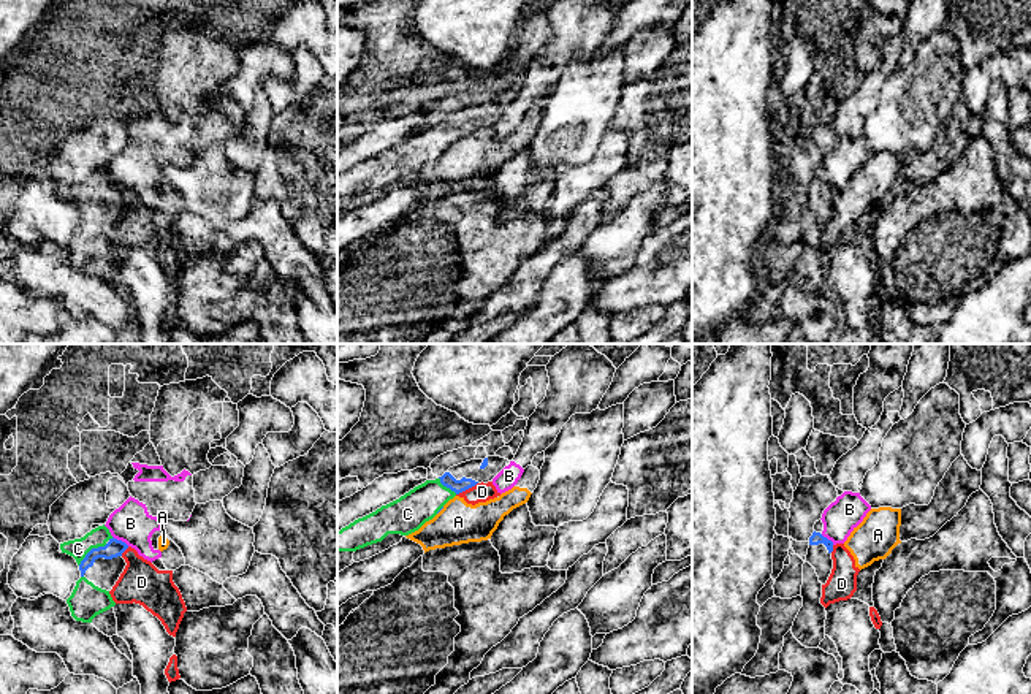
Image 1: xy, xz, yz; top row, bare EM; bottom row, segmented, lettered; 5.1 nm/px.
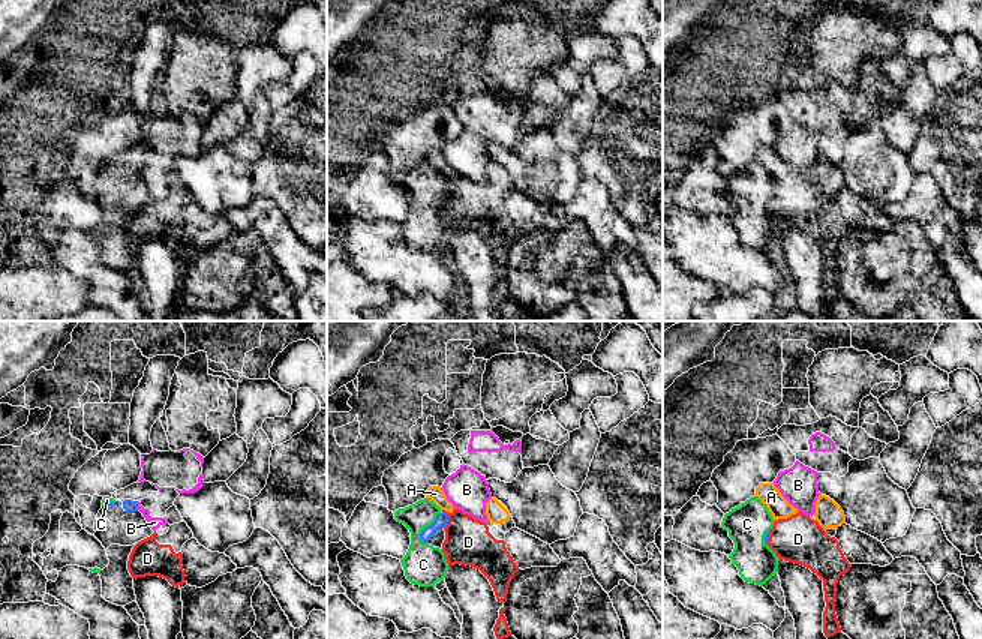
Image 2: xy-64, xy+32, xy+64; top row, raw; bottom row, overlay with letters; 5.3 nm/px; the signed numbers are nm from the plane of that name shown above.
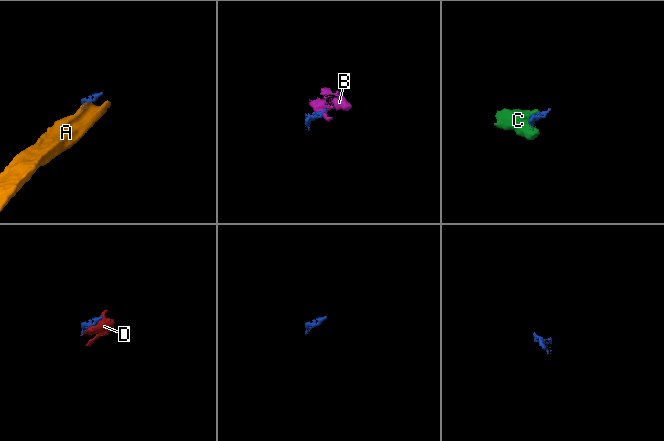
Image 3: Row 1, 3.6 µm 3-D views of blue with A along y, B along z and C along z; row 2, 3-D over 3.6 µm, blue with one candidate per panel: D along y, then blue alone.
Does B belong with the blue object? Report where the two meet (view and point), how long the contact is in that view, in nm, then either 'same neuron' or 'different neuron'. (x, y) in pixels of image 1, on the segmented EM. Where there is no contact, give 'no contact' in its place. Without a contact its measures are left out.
xy (121, 541) | 100 nm | different neuron

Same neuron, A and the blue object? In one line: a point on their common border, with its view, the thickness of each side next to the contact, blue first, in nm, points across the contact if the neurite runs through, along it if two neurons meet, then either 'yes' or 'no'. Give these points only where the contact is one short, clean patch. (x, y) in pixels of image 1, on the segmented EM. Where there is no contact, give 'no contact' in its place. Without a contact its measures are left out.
meets blue in xz at (441, 509); 20 nm thick on the blue side, 220 nm on the other; border along xz (444, 507), (437, 514); no

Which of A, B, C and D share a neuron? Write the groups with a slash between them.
A D / B / C

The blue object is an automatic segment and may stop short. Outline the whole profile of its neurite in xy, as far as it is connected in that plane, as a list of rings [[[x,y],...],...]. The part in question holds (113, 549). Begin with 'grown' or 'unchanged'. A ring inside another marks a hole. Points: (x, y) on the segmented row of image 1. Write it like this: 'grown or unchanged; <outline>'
grown; [[[92,524],[84,537],[60,543],[62,553],[73,556],[81,570],[81,578],[67,599],[76,621],[92,623],[97,615],[116,605],[109,591],[127,566],[122,558],[127,548],[105,524]]]

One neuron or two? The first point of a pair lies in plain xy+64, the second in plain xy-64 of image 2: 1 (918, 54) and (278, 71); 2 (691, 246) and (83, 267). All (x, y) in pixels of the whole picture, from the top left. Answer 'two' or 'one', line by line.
1: one
2: one

